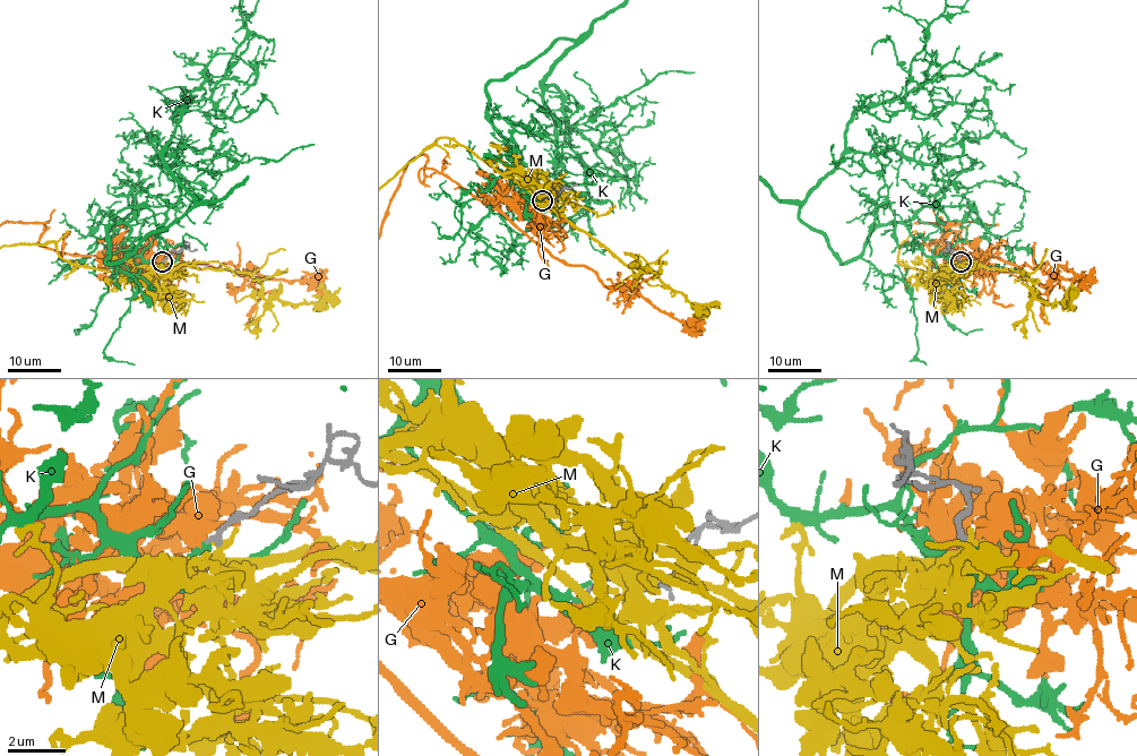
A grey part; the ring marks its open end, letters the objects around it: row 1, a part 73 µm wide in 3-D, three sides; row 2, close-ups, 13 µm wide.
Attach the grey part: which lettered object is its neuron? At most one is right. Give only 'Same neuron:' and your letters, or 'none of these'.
Same neuron: K

